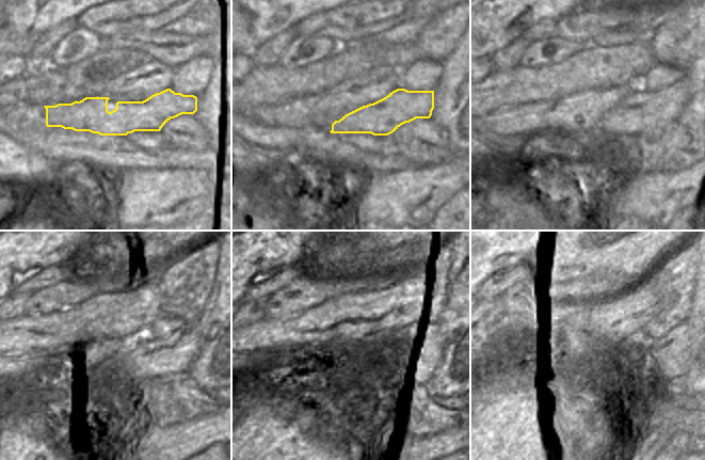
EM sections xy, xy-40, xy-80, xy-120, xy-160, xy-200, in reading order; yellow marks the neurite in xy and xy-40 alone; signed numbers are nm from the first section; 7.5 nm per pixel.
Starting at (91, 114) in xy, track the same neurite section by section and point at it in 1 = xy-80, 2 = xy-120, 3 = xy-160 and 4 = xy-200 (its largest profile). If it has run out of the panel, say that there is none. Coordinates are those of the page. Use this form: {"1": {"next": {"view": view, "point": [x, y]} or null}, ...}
{"1": {"next": {"view": "xy-80", "point": [643, 111]}}, "2": {"next": {"view": "xy-120", "point": [172, 354]}}, "3": {"next": {"view": "xy-160", "point": [395, 359]}}, "4": {"next": {"view": "xy-200", "point": [651, 357]}}}

